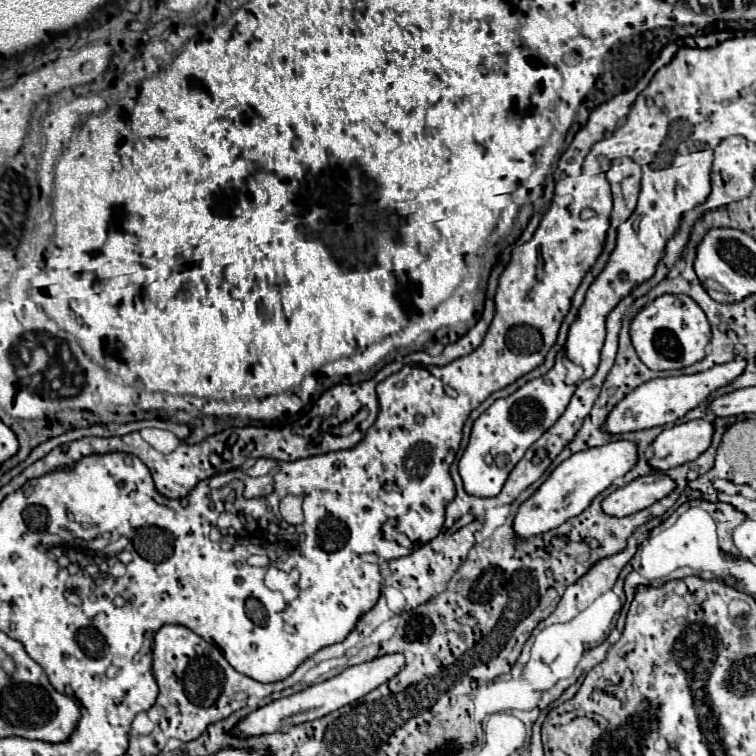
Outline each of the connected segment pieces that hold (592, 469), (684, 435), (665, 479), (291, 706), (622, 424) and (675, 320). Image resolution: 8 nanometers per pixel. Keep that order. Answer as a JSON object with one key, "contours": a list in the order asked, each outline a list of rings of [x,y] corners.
{"contours":[[[[626,439],[610,441],[606,445],[570,455],[550,473],[550,477],[542,483],[542,487],[528,501],[520,505],[518,515],[514,519],[516,535],[522,539],[528,539],[532,535],[546,533],[554,527],[560,527],[566,519],[580,515],[592,503],[596,495],[608,489],[616,479],[624,477],[636,465],[636,461],[638,461],[636,443]]],[[[708,419],[676,423],[664,429],[652,443],[654,457],[650,459],[650,465],[666,471],[684,465],[688,461],[694,461],[710,447],[712,435],[714,435],[714,423]]],[[[652,473],[646,477],[634,479],[624,487],[618,487],[602,501],[602,509],[614,517],[626,517],[654,505],[674,489],[676,489],[676,483],[668,475]]],[[[390,653],[390,655],[382,655],[382,657],[376,657],[372,661],[366,661],[366,663],[360,663],[360,665],[352,665],[348,669],[344,669],[340,675],[324,681],[324,683],[318,683],[318,685],[312,685],[300,693],[294,693],[290,697],[284,697],[284,699],[278,699],[266,707],[260,707],[256,709],[254,713],[250,713],[246,719],[242,719],[232,731],[234,735],[240,735],[240,737],[248,737],[248,735],[262,735],[262,733],[276,733],[280,731],[284,725],[298,725],[298,723],[306,723],[306,721],[314,721],[314,719],[320,719],[344,705],[350,705],[358,699],[362,699],[364,695],[368,695],[372,689],[380,687],[382,683],[390,681],[394,675],[398,675],[398,671],[406,665],[406,659],[402,653]]],[[[736,357],[728,363],[714,365],[708,371],[694,373],[694,375],[678,375],[678,377],[664,377],[664,379],[652,379],[630,391],[608,415],[606,419],[606,431],[612,435],[626,433],[626,431],[640,431],[640,429],[650,429],[666,423],[674,423],[682,419],[690,409],[698,407],[702,401],[708,399],[708,395],[728,383],[732,383],[736,377],[742,375],[746,367],[746,361]]],[[[662,295],[646,305],[630,325],[630,337],[640,361],[654,371],[684,369],[706,357],[706,345],[712,339],[710,323],[704,311],[688,295]]]]}

